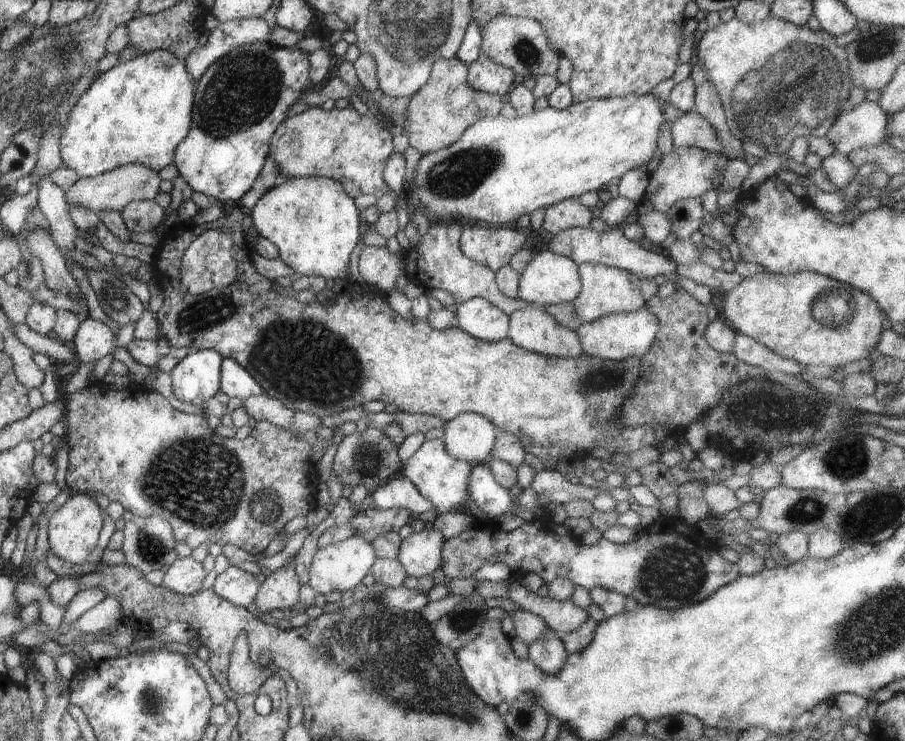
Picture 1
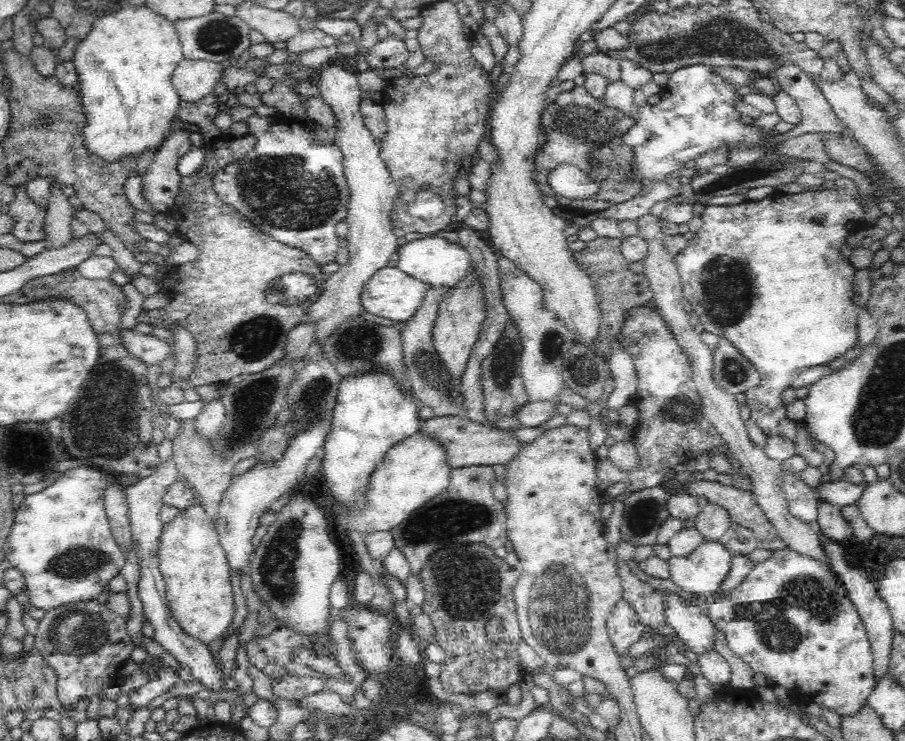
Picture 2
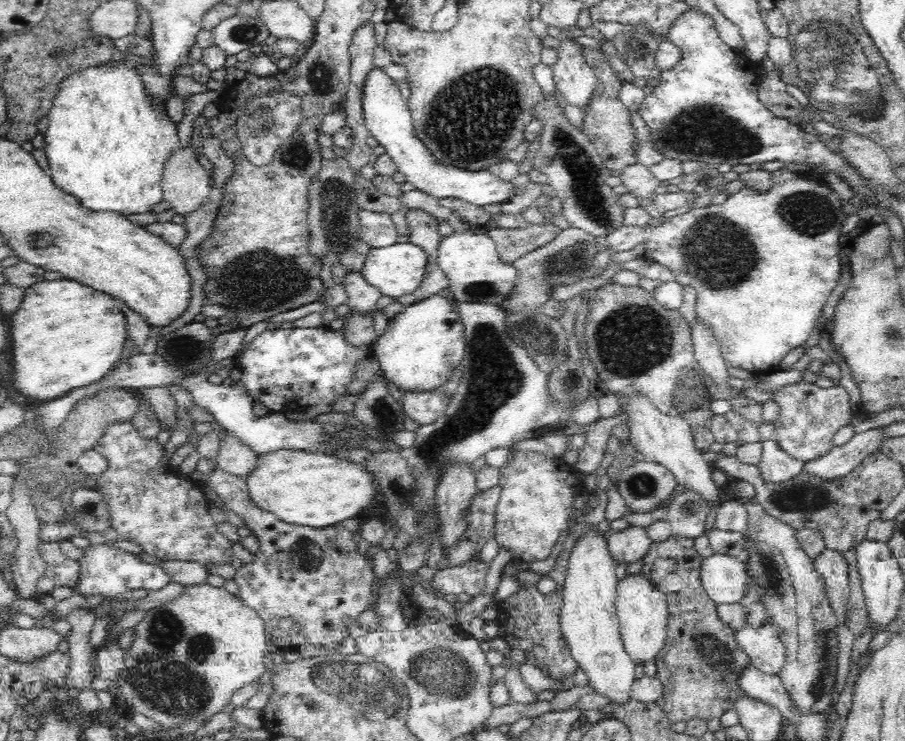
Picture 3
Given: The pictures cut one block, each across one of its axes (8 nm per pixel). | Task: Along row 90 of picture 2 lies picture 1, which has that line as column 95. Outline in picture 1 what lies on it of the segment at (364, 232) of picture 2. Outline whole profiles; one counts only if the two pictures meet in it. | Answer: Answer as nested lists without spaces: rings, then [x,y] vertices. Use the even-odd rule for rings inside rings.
[[[88,317],[80,323],[71,347],[78,355],[80,363],[96,362],[107,353],[113,352],[115,340],[112,330],[107,325]]]

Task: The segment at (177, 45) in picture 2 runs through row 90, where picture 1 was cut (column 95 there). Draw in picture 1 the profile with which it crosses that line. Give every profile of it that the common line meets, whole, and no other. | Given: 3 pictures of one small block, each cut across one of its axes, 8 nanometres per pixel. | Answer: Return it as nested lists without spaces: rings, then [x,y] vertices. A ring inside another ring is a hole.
[[[156,49],[149,53],[138,54],[136,58],[124,63],[118,63],[110,70],[98,74],[98,82],[93,82],[90,88],[81,96],[82,102],[70,111],[67,123],[61,128],[60,152],[64,165],[76,170],[80,177],[93,177],[114,170],[118,166],[140,163],[155,171],[170,166],[176,160],[177,146],[189,136],[193,124],[193,108],[198,106],[198,83],[189,73],[185,61],[172,54],[169,50]]]

